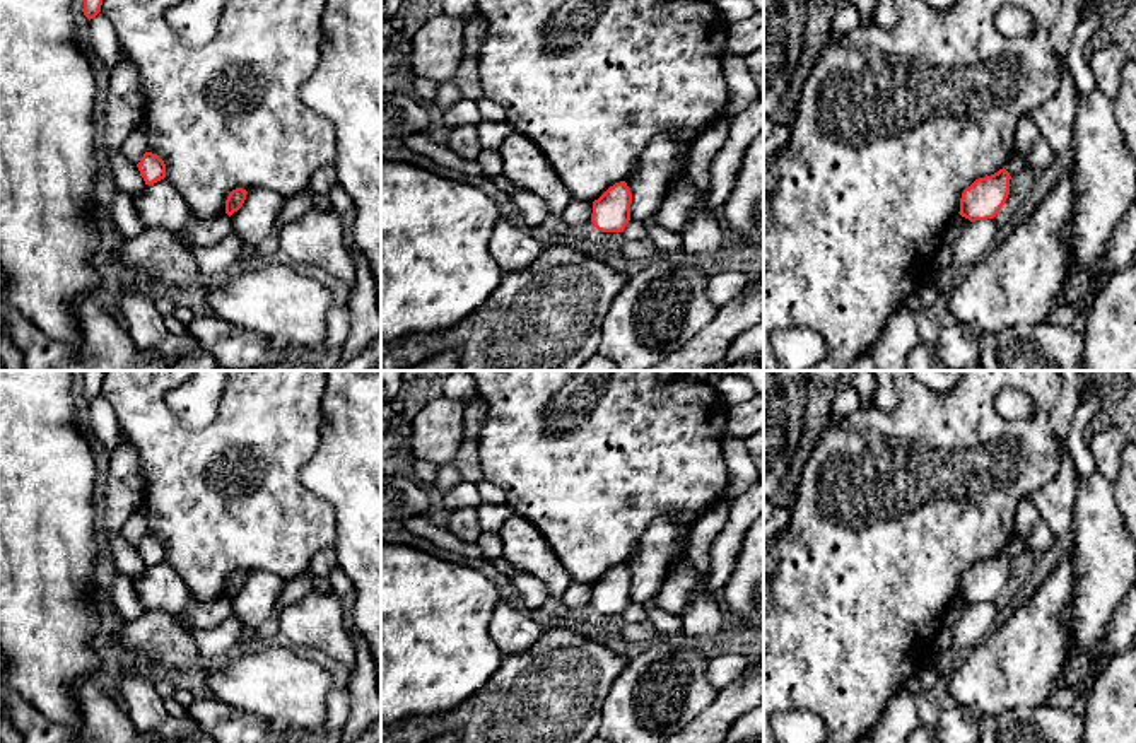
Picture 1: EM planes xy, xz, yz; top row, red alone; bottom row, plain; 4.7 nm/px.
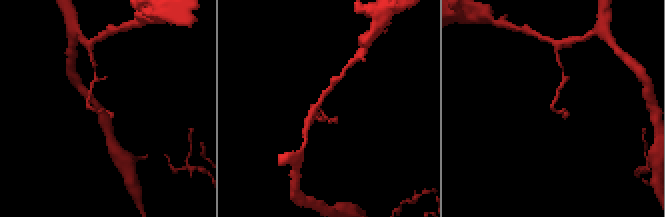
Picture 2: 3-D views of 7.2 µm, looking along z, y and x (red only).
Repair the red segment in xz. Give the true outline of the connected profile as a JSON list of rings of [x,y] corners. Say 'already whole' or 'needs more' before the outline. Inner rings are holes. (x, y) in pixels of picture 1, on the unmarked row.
already whole; [[[615,565],[593,584],[593,608],[601,615],[624,615],[630,603],[630,586],[632,576],[627,565]]]

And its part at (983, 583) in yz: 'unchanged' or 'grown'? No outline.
unchanged

